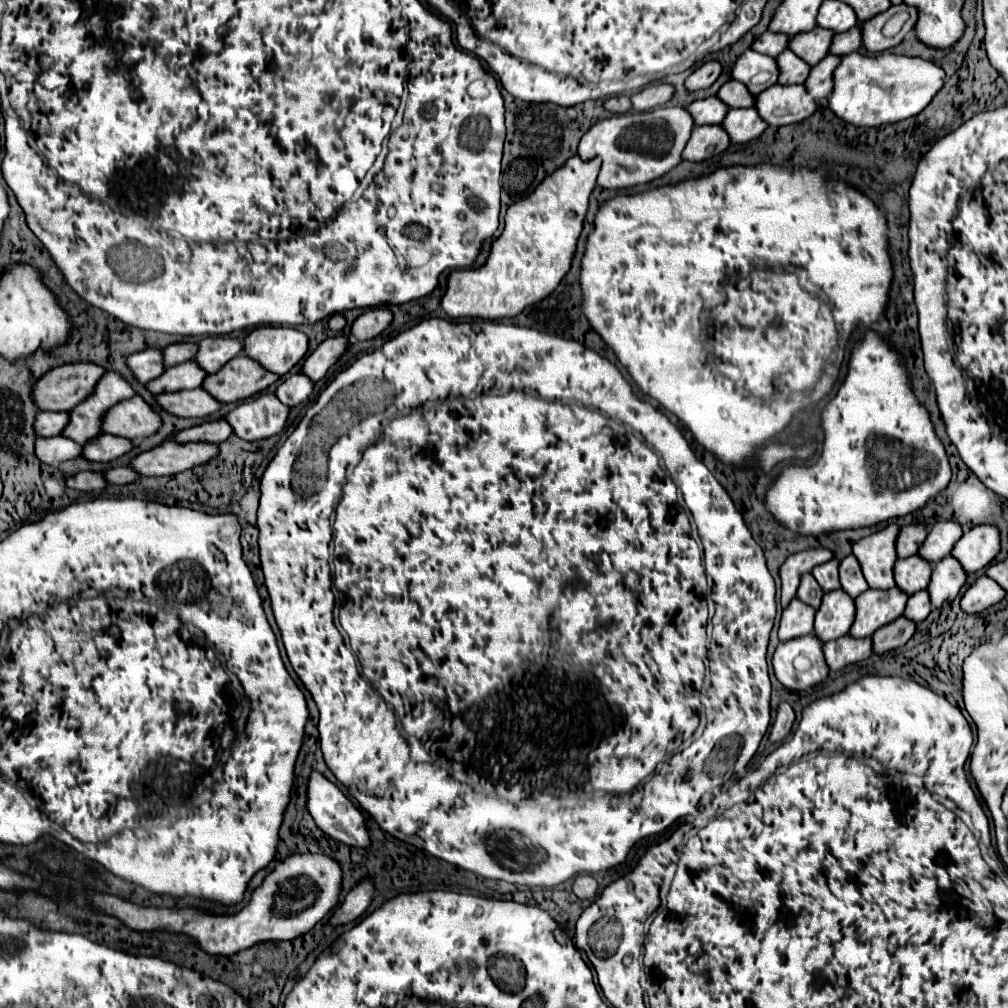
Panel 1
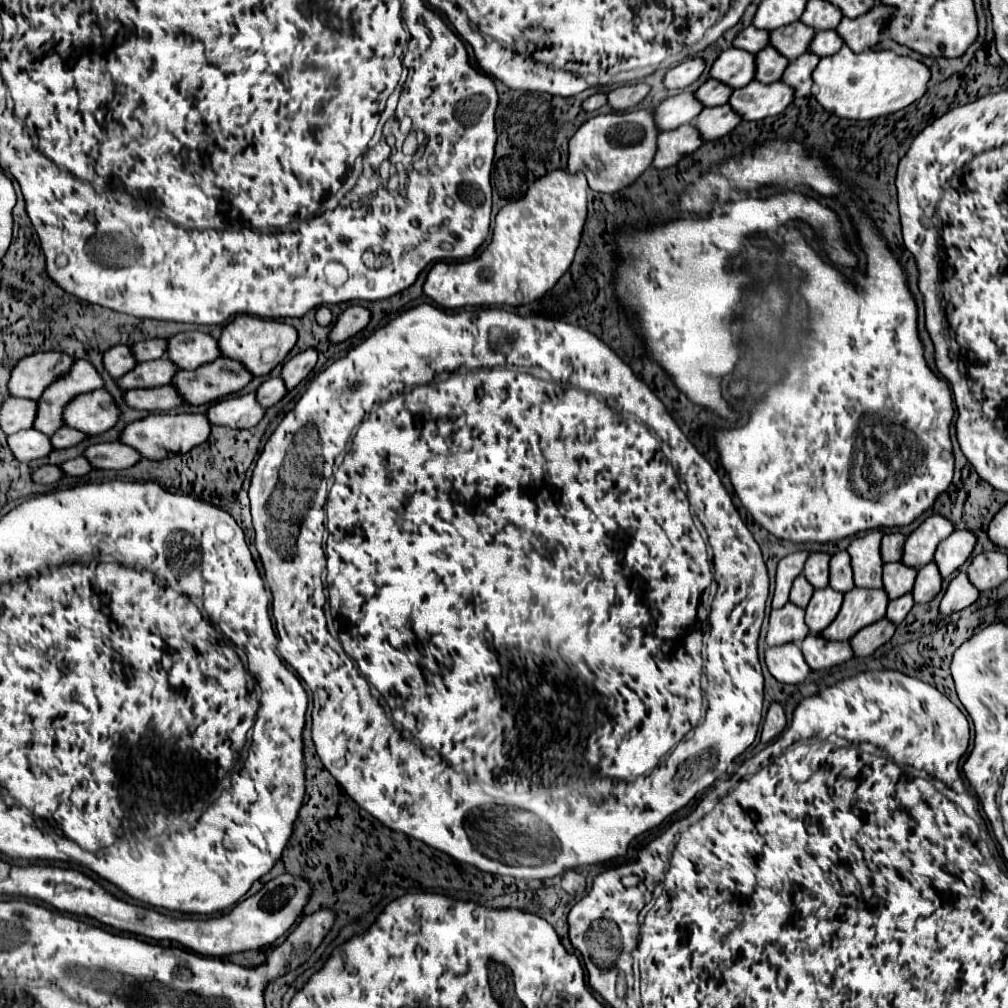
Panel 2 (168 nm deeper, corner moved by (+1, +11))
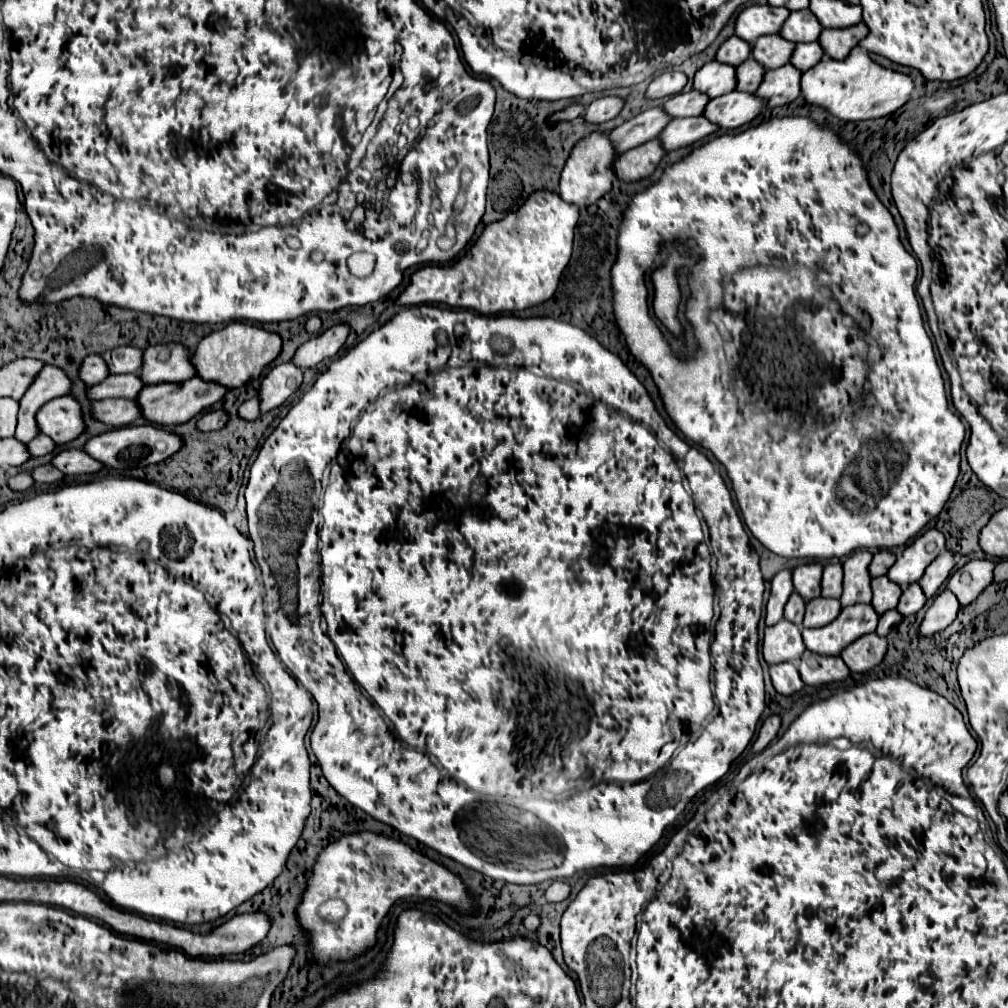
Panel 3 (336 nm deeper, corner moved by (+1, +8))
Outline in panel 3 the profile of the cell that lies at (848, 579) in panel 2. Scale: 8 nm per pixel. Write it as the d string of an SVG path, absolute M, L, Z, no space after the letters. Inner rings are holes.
M830 564L822 574L822 596L840 598L842 594L842 564Z

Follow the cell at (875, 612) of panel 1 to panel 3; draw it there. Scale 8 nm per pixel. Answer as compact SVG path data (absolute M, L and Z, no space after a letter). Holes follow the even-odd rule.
M856 604L852 608L844 608L840 616L822 626L802 630L804 644L810 652L822 654L822 656L840 656L840 652L858 640L860 636L866 636L876 630L878 624L878 614L870 604Z

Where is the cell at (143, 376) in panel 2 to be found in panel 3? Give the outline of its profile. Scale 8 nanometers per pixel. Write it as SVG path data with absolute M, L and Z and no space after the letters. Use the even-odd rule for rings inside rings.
M136 374L132 376L108 376L100 384L86 388L86 396L90 402L94 400L106 400L106 398L130 398L138 396L138 392L144 388L140 380L136 380Z

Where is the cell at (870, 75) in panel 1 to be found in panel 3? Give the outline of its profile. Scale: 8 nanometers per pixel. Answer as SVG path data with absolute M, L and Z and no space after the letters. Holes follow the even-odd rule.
M852 48L844 60L828 60L826 56L802 74L802 96L810 104L826 108L832 116L840 120L870 120L888 116L910 100L914 84L910 76L886 70L870 60L868 52L862 48Z

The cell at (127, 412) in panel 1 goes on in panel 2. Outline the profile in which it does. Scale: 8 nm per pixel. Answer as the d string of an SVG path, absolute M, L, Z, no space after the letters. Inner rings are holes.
M106 389L84 393L64 411L64 423L88 435L102 435L120 419L120 409Z

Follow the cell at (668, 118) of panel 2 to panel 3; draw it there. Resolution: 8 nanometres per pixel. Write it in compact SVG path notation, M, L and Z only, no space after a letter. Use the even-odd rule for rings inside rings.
M656 106L656 108L650 108L642 114L638 114L632 120L624 122L622 126L610 130L608 140L612 142L616 154L622 154L626 150L632 150L632 148L656 138L668 120L670 118L664 116L664 112L660 112L660 106Z

